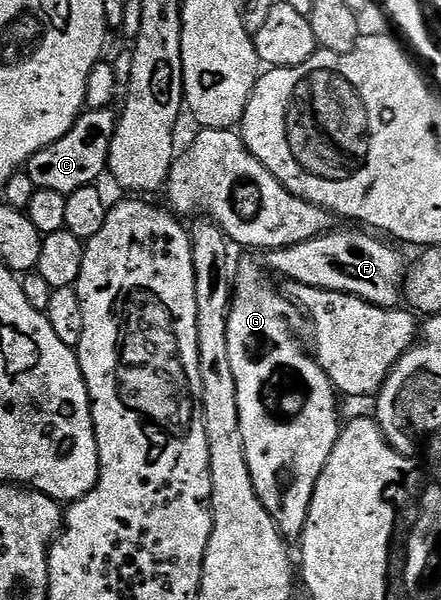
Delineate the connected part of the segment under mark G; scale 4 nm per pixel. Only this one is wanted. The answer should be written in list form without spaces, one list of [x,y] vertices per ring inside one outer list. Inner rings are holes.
[[[243,263],[239,272],[233,275],[233,294],[231,297],[231,311],[227,315],[227,332],[229,333],[229,362],[233,369],[233,381],[237,381],[237,413],[241,417],[241,441],[245,441],[245,461],[249,465],[249,477],[253,477],[253,489],[257,489],[257,497],[261,505],[273,517],[277,529],[283,534],[284,540],[298,540],[305,529],[305,521],[309,513],[309,505],[313,501],[313,489],[329,461],[329,453],[333,453],[333,445],[337,445],[337,437],[341,430],[341,418],[339,411],[335,408],[337,392],[329,377],[321,369],[321,365],[315,360],[314,354],[309,353],[299,344],[297,336],[291,332],[291,323],[287,318],[293,311],[292,304],[282,294],[275,292],[273,284],[267,280],[268,272],[262,266],[255,263]]]

